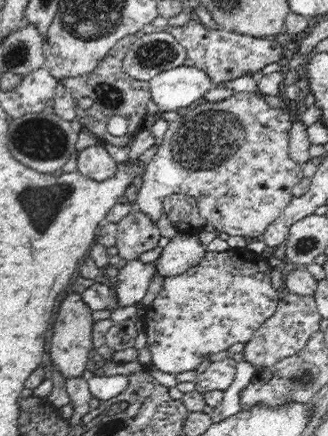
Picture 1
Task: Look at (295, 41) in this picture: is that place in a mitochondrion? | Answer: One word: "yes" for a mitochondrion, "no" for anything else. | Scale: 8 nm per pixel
no

